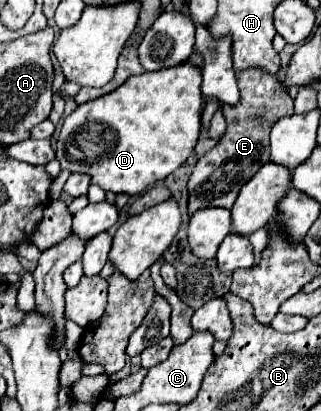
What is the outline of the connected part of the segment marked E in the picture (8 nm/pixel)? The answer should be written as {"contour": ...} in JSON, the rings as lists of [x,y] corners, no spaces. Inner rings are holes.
{"contour":[[[249,67],[245,71],[237,71],[237,83],[241,91],[239,103],[219,103],[227,121],[227,133],[197,161],[189,177],[189,213],[195,213],[201,207],[231,209],[243,183],[247,183],[247,179],[251,179],[251,175],[255,175],[255,171],[269,161],[271,127],[281,117],[293,115],[293,99],[277,73],[263,71],[261,67]]]}

